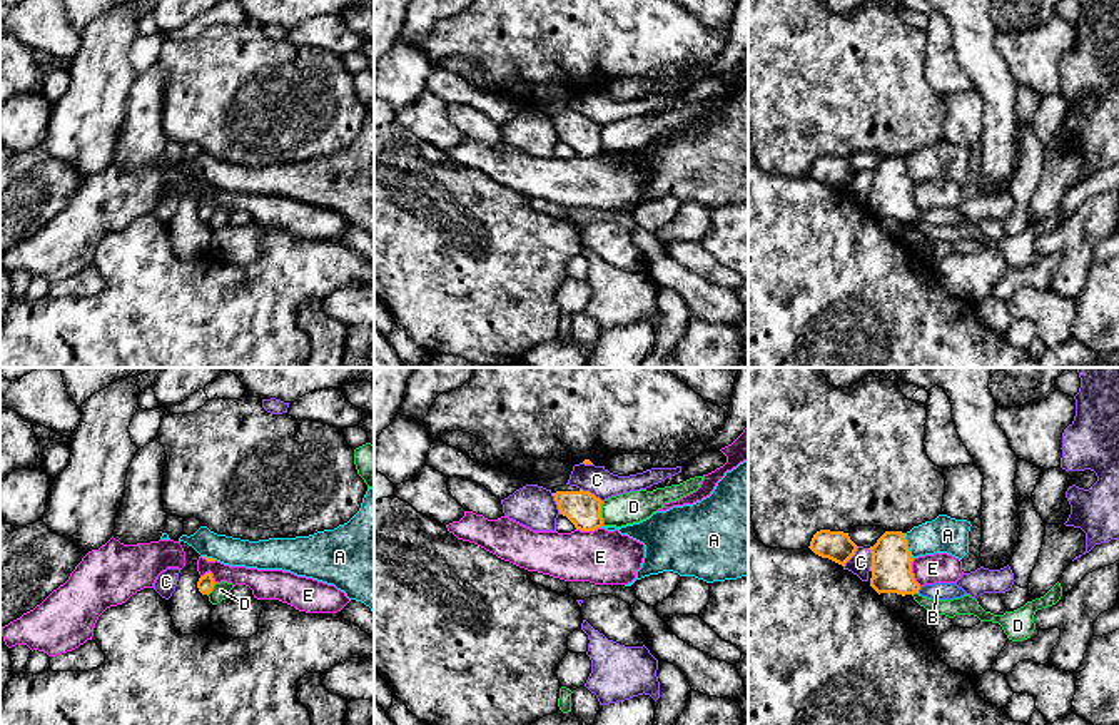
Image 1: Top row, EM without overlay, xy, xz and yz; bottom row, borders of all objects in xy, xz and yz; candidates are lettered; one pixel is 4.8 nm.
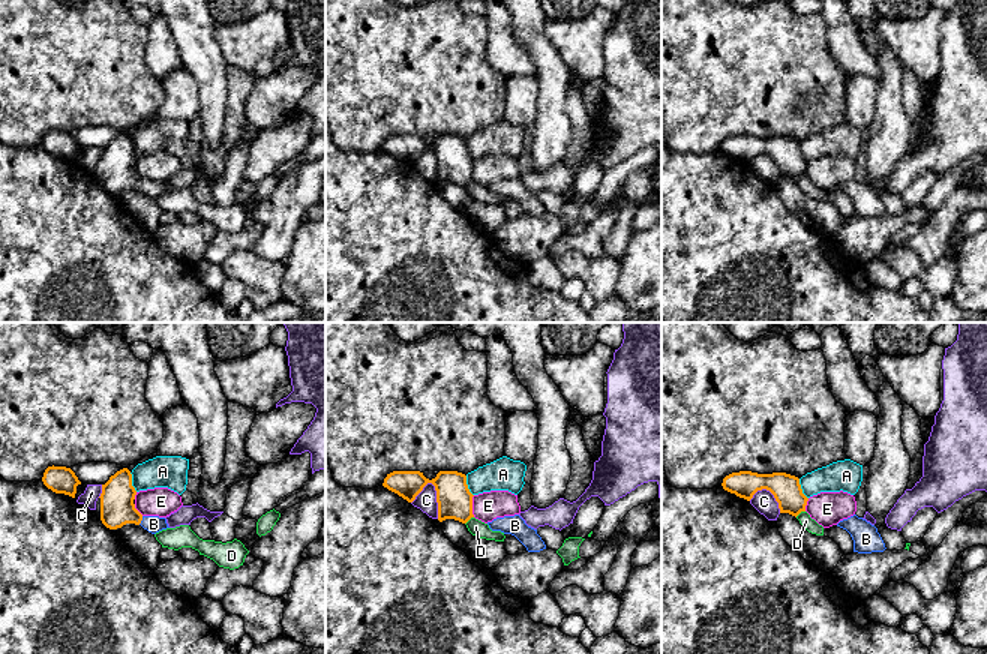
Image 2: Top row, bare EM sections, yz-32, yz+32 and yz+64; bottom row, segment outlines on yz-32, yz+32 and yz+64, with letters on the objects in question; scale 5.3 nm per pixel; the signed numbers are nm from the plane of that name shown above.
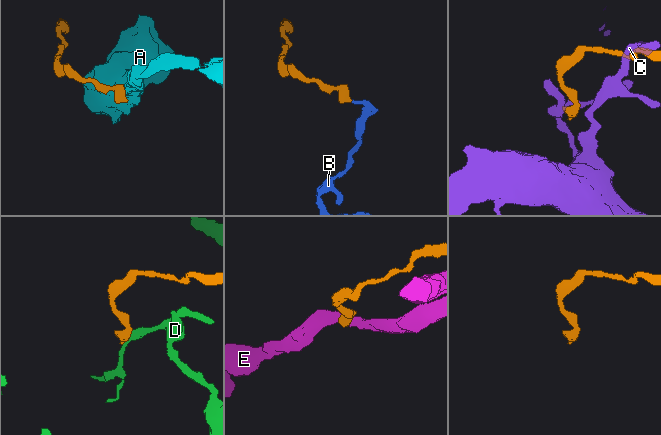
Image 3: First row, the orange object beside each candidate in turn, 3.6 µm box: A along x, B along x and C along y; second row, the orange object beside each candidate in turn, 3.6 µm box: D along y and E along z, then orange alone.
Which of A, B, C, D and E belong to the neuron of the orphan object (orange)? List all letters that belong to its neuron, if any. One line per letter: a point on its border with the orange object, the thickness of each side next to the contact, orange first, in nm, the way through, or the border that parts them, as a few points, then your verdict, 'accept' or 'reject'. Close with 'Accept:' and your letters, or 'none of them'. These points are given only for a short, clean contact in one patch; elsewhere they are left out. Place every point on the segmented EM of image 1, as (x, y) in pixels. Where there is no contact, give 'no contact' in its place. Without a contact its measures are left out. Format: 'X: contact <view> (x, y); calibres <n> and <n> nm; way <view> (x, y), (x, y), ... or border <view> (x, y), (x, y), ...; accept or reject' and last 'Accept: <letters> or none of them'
A: contact yz (906, 547); calibres 190 and 180 nm; border yz (904, 533), (912, 558); reject
B: contact yz (919, 588); calibres 190 and 80 nm; way yz (891, 568), (909, 587), (919, 588), (937, 590); accept
C: contact xz (590, 493); calibres 170 and 140 nm; reject
D: contact xz (600, 513); calibres 170 and 150 nm; border xz (603, 501), (602, 525); reject
E: contact yz (911, 572); calibres 190 and 140 nm; border yz (912, 558), (912, 577), (921, 585); reject
Accept: B

